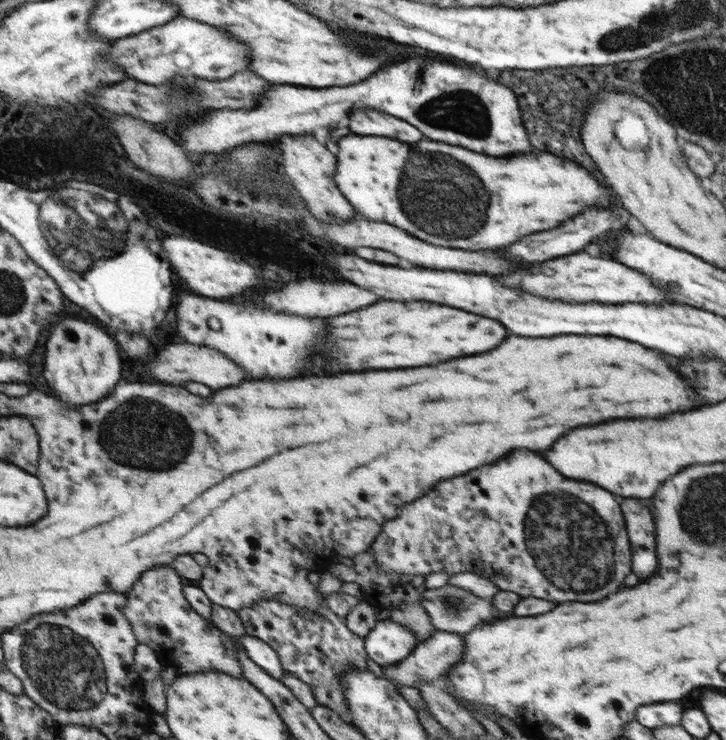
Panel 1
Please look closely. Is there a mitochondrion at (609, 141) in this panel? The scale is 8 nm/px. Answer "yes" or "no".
no

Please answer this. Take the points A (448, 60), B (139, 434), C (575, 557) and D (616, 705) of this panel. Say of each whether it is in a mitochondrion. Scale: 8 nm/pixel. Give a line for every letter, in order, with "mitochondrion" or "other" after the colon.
A: other
B: mitochondrion
C: mitochondrion
D: other

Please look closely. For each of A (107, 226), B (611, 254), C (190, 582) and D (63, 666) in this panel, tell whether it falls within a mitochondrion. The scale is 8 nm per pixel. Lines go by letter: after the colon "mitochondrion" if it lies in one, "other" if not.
A: mitochondrion
B: other
C: other
D: mitochondrion

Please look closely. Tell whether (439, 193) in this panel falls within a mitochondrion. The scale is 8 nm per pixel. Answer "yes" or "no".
yes

